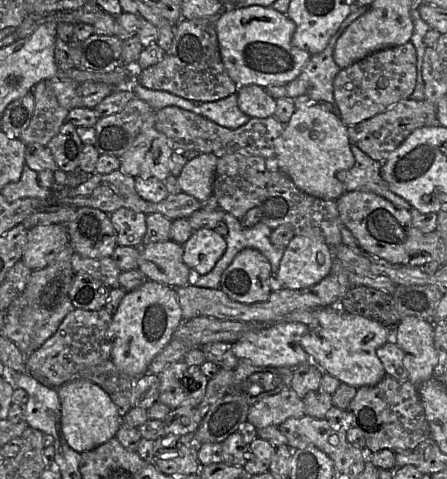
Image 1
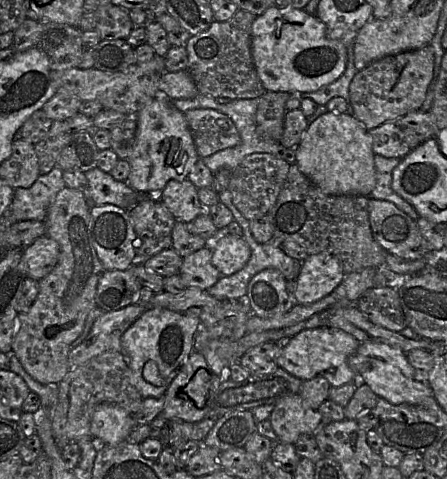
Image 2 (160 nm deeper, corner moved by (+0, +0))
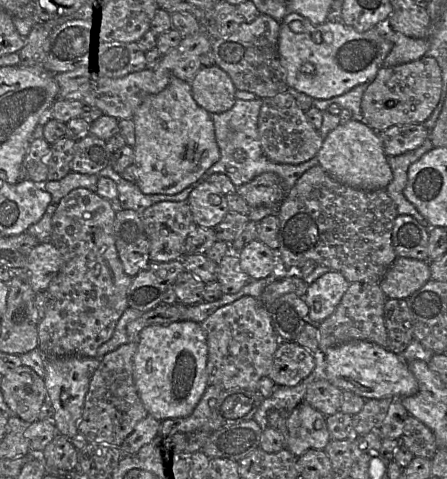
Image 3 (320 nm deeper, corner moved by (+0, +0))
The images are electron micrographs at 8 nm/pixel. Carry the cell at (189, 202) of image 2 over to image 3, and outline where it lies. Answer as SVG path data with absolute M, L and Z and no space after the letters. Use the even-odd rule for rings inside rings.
M200 182L187 199L197 226L214 228L229 212L226 194L220 187Z

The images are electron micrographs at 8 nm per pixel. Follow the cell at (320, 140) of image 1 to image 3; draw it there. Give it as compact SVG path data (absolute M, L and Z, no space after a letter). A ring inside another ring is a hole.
M352 119L340 123L324 137L316 155L318 165L347 186L362 190L385 189L392 181L393 173L378 133L363 121Z

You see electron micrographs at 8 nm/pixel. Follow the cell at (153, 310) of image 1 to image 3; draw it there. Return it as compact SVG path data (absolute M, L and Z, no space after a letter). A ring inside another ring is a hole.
M180 320L141 330L133 357L133 378L147 413L159 421L191 415L209 385L207 359L206 338L196 322Z

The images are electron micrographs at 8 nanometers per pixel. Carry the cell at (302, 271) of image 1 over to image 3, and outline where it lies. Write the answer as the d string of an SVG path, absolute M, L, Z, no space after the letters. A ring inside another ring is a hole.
M339 271L325 273L309 284L301 298L309 307L312 324L318 325L335 311L349 284Z

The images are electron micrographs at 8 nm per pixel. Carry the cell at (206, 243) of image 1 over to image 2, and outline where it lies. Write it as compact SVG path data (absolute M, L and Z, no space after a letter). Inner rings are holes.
M223 233L210 246L212 264L221 275L231 275L240 271L249 261L251 250L242 237Z

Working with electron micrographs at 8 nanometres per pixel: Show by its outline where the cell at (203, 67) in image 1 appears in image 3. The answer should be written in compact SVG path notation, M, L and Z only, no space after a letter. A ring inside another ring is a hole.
M260 14L254 21L243 23L232 34L213 39L211 57L214 65L224 70L238 91L247 91L260 99L274 97L289 91L286 82L286 70L283 68L278 42L280 22L266 14Z

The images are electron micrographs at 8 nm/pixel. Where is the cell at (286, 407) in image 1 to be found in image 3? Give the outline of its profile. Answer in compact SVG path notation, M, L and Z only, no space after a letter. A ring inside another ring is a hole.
M301 402L292 411L284 413L287 420L285 449L299 457L310 449L323 450L327 446L331 436L326 416L320 411L306 402Z

